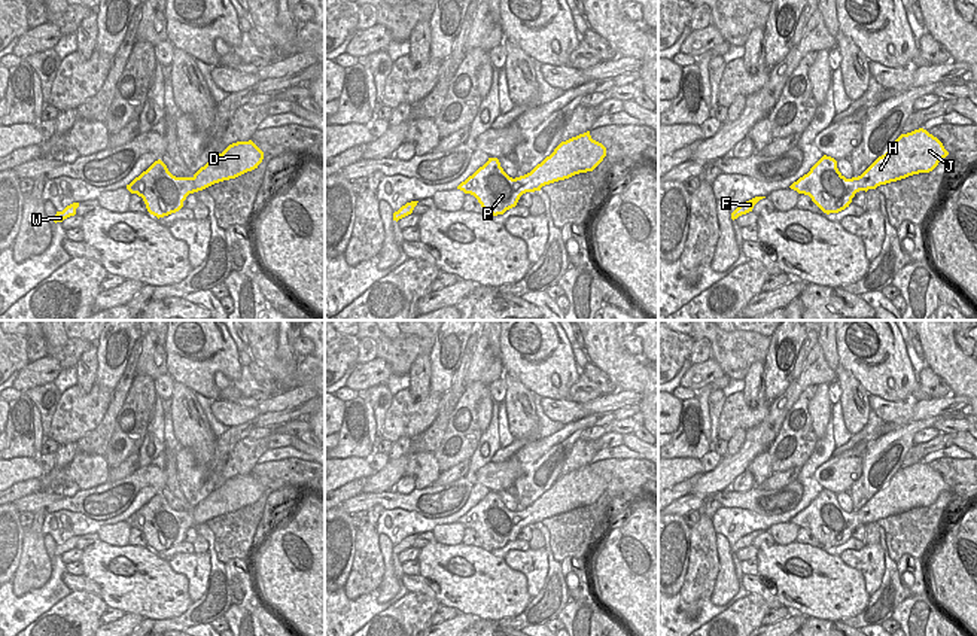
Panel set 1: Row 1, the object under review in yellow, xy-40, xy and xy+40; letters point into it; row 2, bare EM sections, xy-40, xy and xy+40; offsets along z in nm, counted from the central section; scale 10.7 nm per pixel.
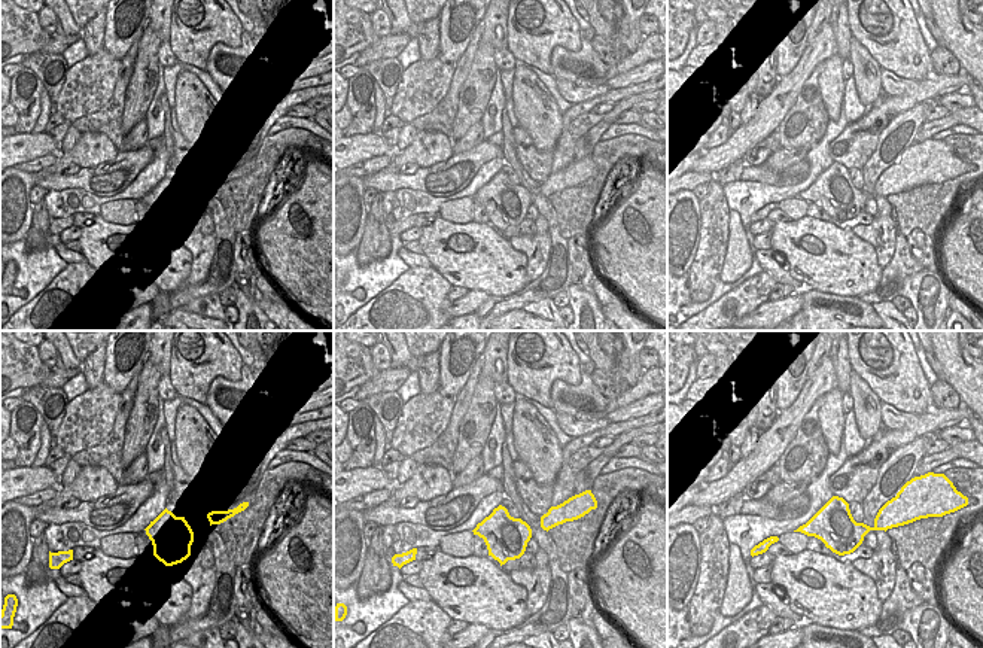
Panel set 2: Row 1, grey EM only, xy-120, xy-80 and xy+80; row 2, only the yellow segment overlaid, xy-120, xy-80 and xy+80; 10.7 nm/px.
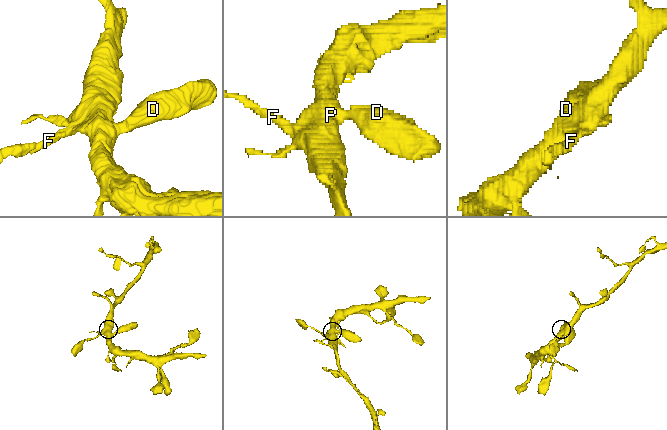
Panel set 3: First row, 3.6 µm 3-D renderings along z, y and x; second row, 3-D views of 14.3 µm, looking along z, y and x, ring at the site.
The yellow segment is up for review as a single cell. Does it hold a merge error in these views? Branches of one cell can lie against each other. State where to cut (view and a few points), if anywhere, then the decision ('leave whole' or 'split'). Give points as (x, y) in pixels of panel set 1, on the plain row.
no cut | leave whole

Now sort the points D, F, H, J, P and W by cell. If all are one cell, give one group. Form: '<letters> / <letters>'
D F H J P W

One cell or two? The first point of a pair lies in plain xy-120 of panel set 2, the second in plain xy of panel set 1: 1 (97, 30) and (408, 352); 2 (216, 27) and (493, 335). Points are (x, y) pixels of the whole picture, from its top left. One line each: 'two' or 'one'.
1: two
2: two

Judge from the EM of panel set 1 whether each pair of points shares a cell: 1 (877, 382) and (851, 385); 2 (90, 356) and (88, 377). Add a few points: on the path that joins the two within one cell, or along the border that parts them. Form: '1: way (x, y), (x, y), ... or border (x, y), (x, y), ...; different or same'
1: border (839, 362), (869, 395); different
2: way (88, 361), (88, 373); same

